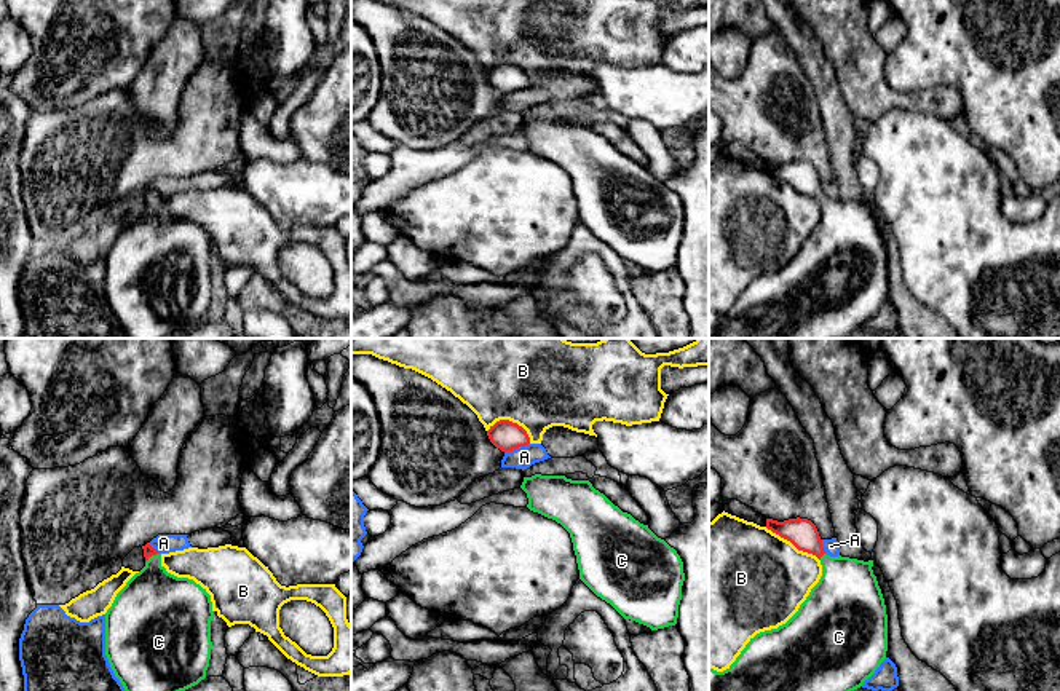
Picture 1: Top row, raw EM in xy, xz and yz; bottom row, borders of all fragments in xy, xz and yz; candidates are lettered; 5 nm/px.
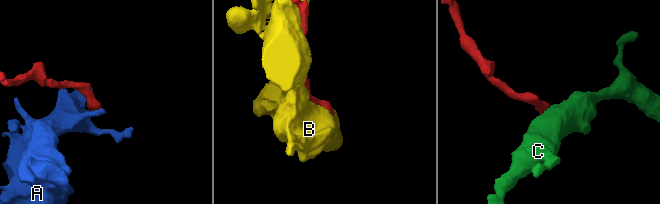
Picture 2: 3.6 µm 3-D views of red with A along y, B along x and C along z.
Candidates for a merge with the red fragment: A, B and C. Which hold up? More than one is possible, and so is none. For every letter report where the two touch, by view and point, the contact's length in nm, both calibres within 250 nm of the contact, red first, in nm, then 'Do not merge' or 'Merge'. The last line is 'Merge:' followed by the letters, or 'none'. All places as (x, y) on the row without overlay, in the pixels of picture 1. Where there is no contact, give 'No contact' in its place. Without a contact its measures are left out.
A: Touches red at xz (516, 90). Shared border 140 nm. Thickness 150 nm (red) against 110 nm. Do not merge
B: Touches red at yz (792, 185). Shared border 320 nm. Thickness 150 nm (red) against 480 nm. Do not merge
C: Touches red at xy (152, 197). Shared border 90 nm. Thickness 60 nm (red) against 340 nm. Merge
Merge: C

